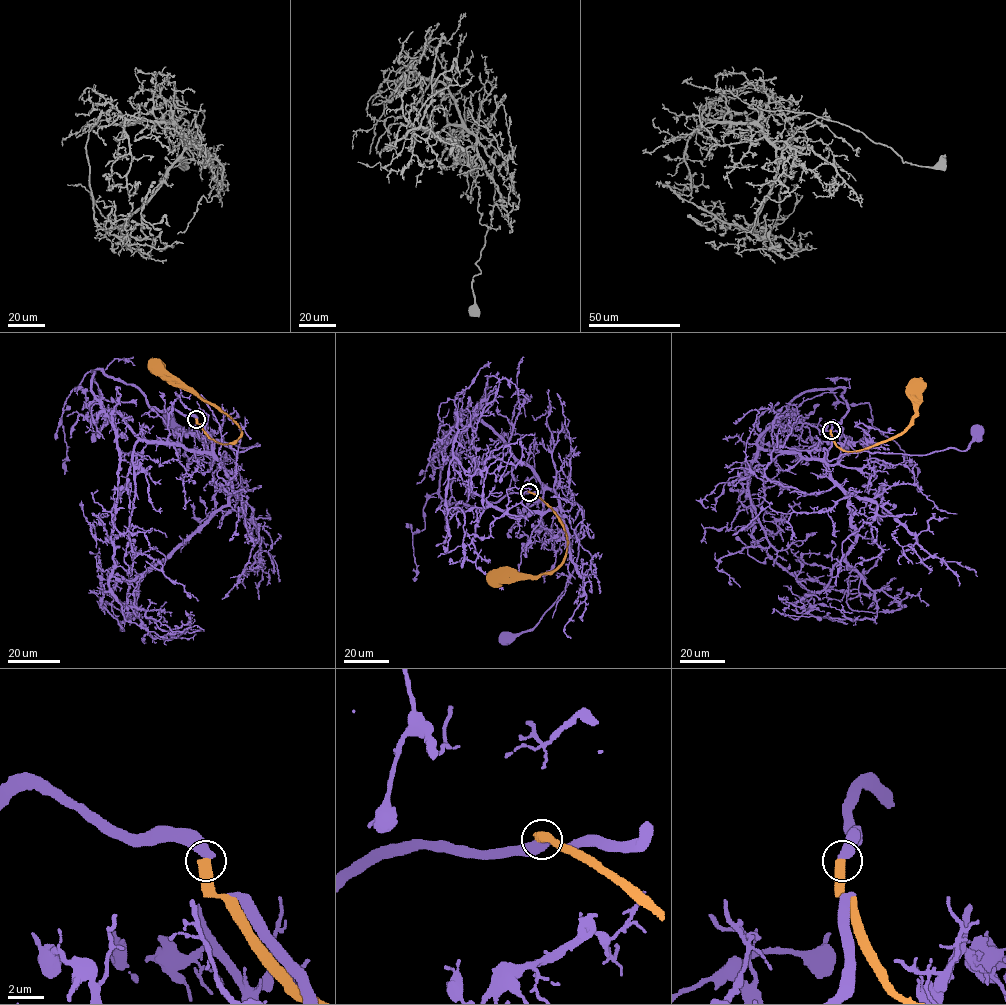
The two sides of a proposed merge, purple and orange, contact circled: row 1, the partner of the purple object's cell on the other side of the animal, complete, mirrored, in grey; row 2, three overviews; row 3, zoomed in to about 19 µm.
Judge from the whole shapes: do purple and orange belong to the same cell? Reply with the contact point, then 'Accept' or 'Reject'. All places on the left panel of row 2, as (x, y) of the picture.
Place: (196, 419). Reject

